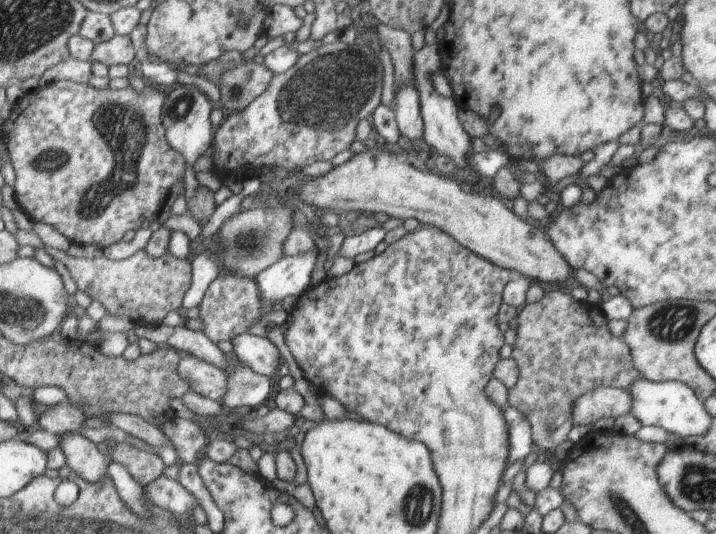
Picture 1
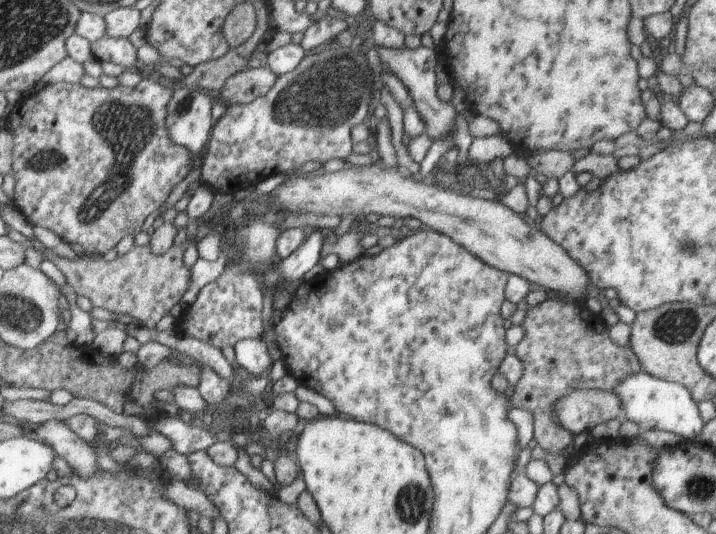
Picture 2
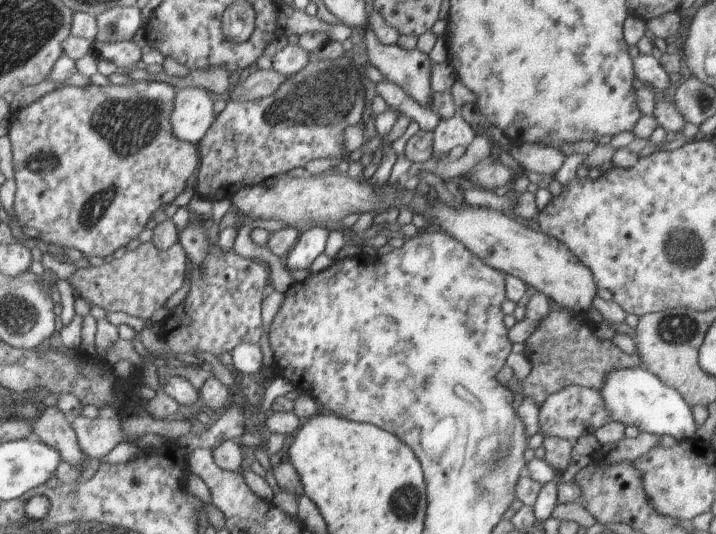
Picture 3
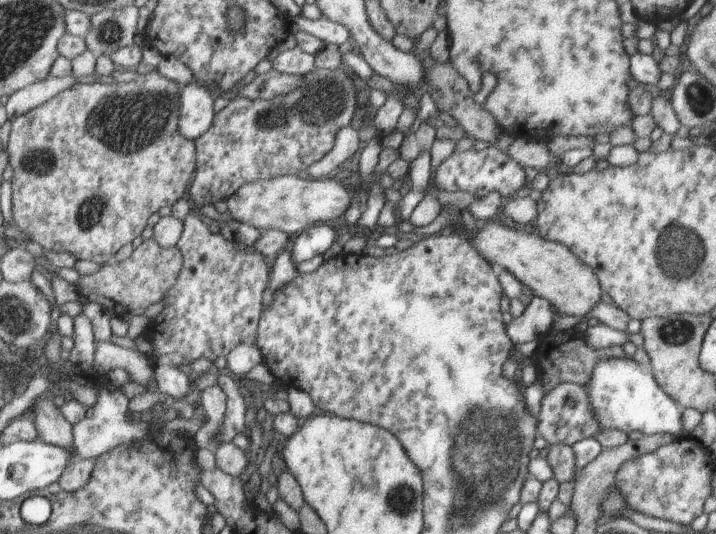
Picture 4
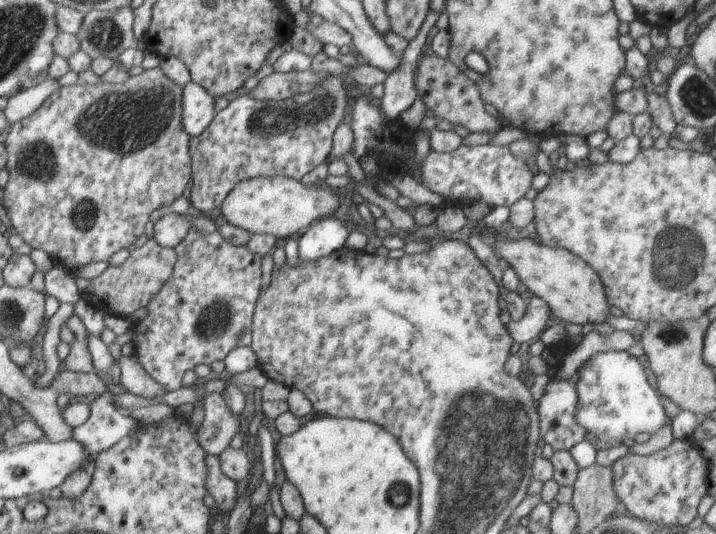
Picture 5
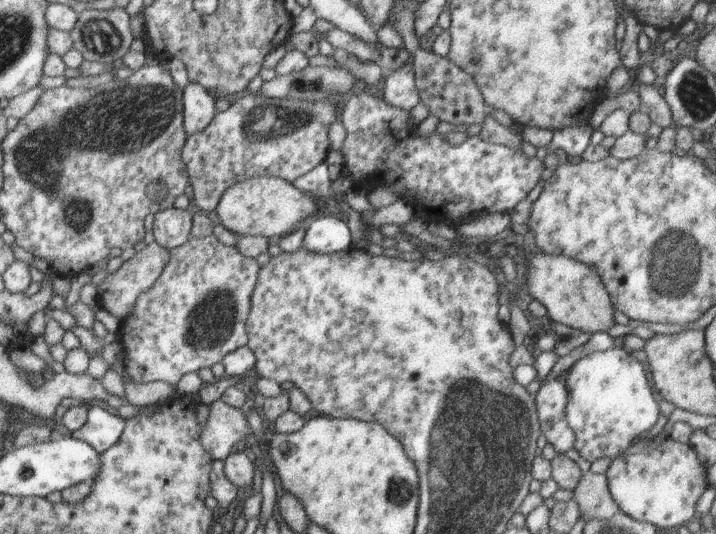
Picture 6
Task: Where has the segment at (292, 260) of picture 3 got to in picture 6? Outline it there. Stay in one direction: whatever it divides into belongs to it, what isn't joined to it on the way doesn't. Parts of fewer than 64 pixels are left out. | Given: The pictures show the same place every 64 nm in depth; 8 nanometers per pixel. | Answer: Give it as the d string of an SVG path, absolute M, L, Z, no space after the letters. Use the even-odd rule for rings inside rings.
M319 213L306 231L302 248L320 254L340 252L351 246L352 236L344 217Z

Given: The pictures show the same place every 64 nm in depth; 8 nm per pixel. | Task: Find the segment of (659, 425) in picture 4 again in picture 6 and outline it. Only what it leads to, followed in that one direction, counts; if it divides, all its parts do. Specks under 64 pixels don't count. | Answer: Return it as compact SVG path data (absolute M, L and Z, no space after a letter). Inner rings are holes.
M624 349L592 352L572 364L567 371L564 381L568 390L565 419L575 436L573 448L578 450L584 460L592 463L598 458L610 458L613 461L624 454L627 444L656 424L660 414L658 404L654 400L650 382L646 379L644 366L632 353Z

